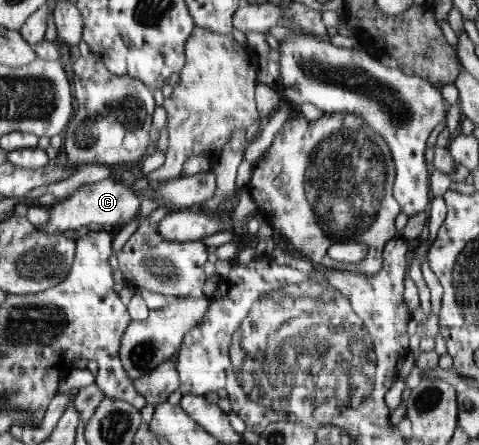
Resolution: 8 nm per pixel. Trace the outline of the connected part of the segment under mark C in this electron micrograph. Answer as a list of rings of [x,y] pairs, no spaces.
[[[113,178],[95,183],[82,184],[72,196],[56,200],[49,208],[49,218],[42,224],[39,232],[46,234],[61,234],[66,230],[75,231],[81,226],[88,226],[91,222],[101,224],[107,228],[117,229],[133,220],[140,205],[139,193],[132,190],[128,183],[115,181]]]

